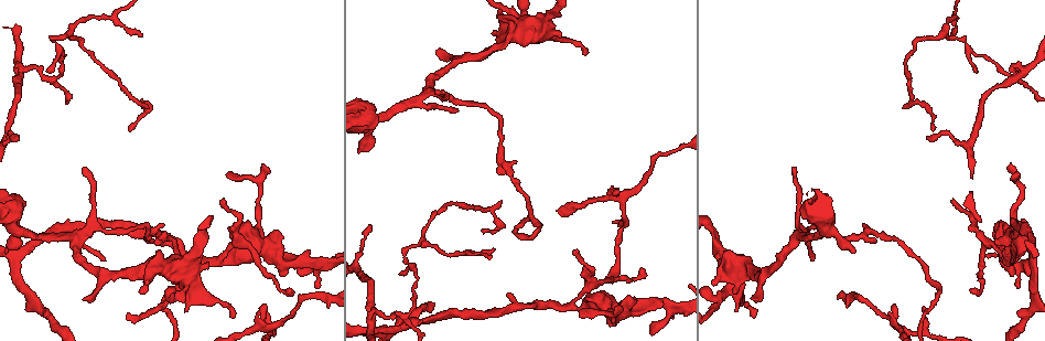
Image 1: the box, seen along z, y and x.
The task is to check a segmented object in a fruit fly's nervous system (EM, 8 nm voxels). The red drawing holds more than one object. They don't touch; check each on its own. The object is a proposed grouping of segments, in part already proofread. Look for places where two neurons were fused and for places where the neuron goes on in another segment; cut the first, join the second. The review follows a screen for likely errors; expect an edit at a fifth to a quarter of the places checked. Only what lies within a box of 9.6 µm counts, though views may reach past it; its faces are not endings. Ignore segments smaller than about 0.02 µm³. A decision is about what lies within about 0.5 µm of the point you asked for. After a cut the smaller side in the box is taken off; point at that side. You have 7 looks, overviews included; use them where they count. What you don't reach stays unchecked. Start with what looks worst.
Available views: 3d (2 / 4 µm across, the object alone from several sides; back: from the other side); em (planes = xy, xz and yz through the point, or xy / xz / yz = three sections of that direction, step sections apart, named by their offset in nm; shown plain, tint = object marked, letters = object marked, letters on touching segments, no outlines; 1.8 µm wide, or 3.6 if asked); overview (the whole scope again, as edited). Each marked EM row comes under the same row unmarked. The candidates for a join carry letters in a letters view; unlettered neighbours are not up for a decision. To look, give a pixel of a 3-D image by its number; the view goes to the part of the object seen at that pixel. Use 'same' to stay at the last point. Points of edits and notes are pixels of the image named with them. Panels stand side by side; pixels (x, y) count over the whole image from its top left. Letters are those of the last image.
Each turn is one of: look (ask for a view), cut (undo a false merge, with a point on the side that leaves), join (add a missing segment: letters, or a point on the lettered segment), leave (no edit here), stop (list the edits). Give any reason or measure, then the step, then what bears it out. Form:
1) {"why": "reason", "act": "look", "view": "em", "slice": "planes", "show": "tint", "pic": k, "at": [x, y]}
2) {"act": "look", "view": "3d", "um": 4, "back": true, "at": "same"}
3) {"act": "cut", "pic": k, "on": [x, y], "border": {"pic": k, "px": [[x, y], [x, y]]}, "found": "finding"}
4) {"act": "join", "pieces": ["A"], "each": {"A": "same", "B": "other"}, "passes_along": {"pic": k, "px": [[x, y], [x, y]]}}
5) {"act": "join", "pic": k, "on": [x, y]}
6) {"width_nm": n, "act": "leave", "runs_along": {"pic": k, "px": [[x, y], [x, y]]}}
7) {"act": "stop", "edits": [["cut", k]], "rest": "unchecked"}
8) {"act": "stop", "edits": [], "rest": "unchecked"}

{"why": "four or more arms meet", "act": "look", "view": "3d", "um": 4, "pic": 1, "at": [794, 237]}

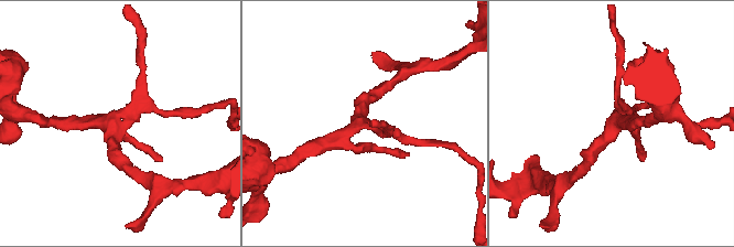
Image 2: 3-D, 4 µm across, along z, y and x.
{"why": "shape alone is not enough", "act": "look", "view": "em", "um": 3.6, "slice": "planes", "show": "tint", "pic": 2, "at": [361, 124]}

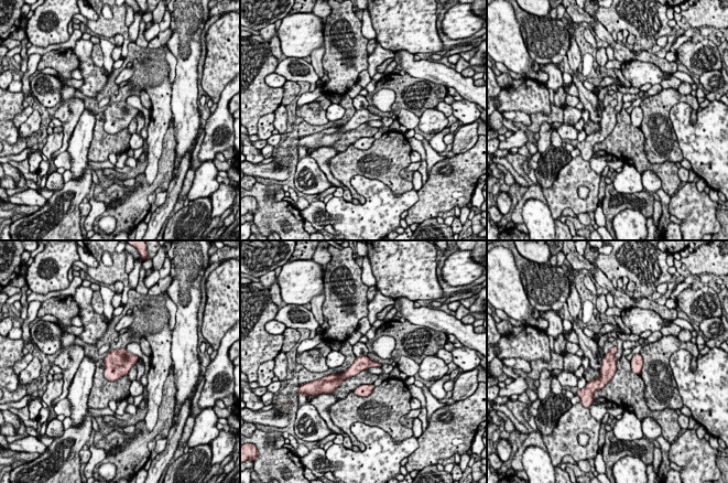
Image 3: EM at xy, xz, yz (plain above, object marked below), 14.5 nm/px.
{"act": "look", "view": "em", "um": 3.6, "slice": "planes", "show": "letters", "at": "same"}

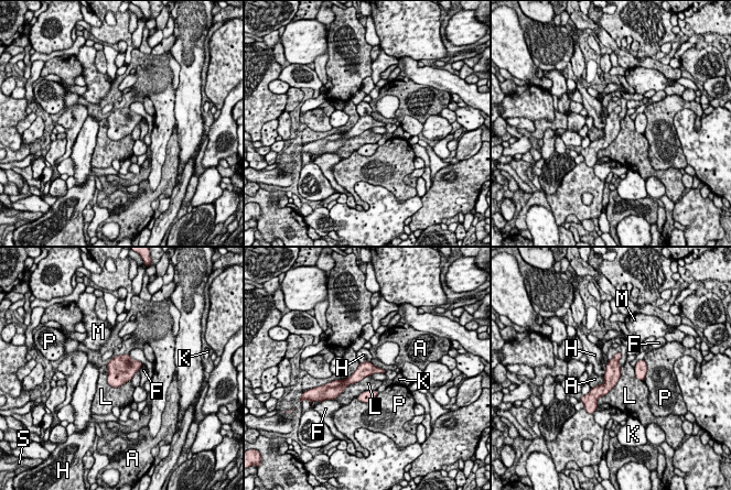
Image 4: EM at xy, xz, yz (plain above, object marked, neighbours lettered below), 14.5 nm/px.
{"act": "leave", "each": {"A": "other", "F": "other", "H": "other", "K": "other", "L": "other", "M": "other", "P": "other", "S": "other"}, "border": {"pic": 4, "px": [[105, 365], [110, 385], [130, 381]]}, "found": "all the same neuron"}

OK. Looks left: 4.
{"why": "two arms in line, one across", "act": "look", "view": "3d", "um": 4, "pic": 1, "at": [609, 198]}

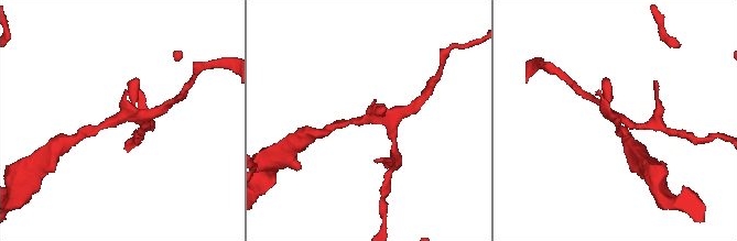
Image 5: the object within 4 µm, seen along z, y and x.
{"why": "shape alone is not enough", "act": "look", "view": "em", "slice": "planes", "show": "letters", "pic": 5, "at": [614, 119]}

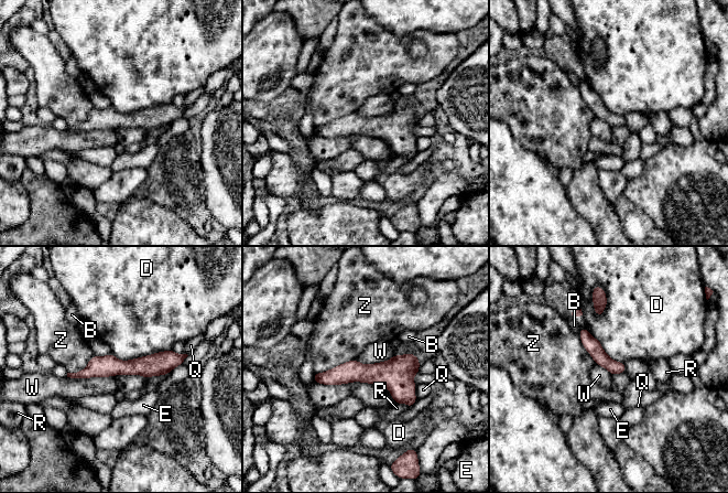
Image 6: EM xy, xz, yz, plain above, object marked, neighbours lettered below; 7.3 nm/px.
{"longest_contact_nm": ["D", 440], "act": "leave", "each": {"B": "other", "D": "other", "E": "other", "Q": "other", "R": "other", "W": "other", "Z": "other"}, "border": {"pic": 6, "px": [[117, 374], [99, 377], [66, 376]]}, "found": "continuous, no second neuron"}

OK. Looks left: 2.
{"why": "free end", "act": "look", "view": "em", "slice": "xz", "step": 4, "show": "letters", "pic": 1, "at": [278, 231]}

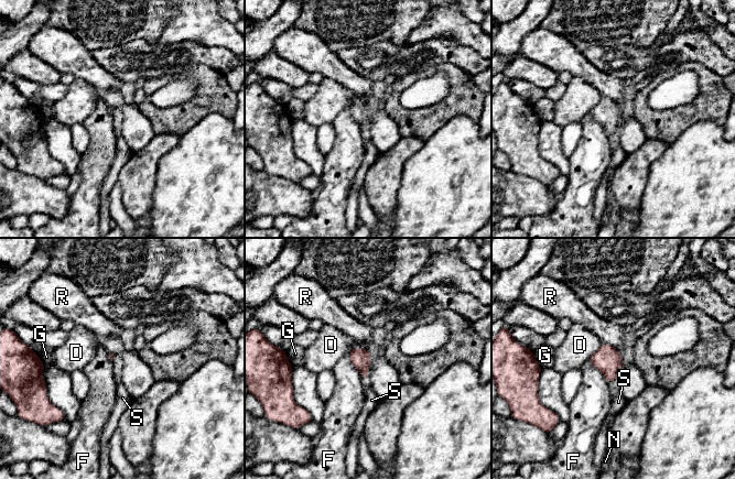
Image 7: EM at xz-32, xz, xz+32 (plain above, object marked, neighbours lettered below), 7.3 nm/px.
{"act": "leave", "each": {"D": "other", "F": "other", "G": "other", "N": "other", "R": "other", "S": "other"}, "border": {"pic": 7, "px": [[348, 352], [350, 363], [361, 376]]}, "found": "none of them fits"}

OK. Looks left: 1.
{"act": "stop", "edits": [], "rest": "unchecked"}

